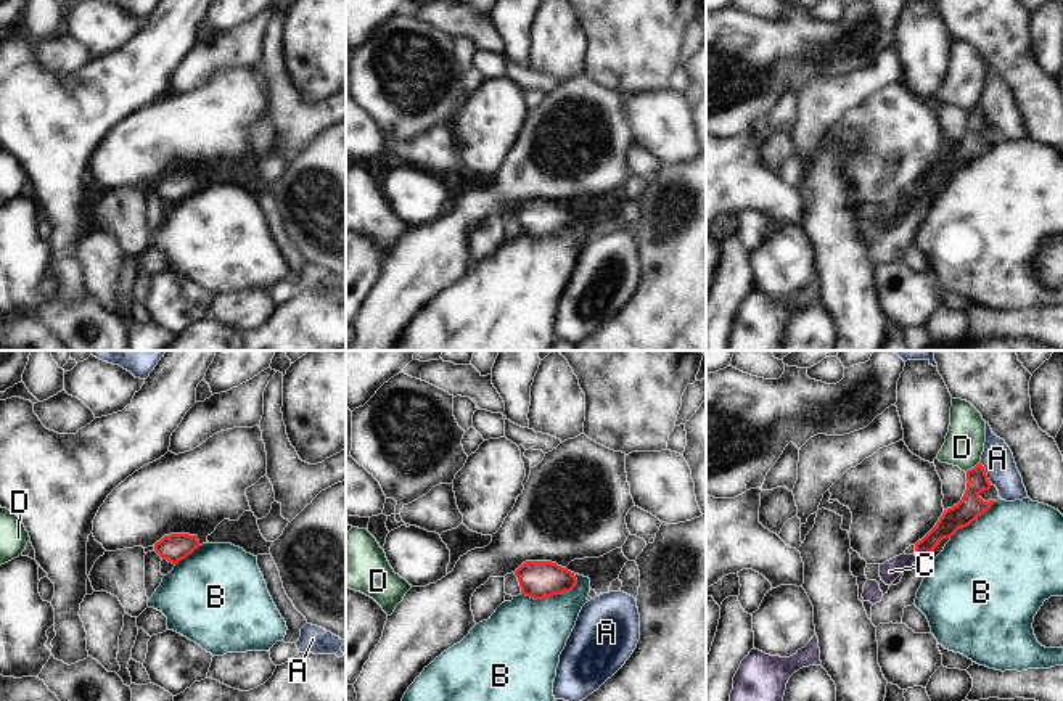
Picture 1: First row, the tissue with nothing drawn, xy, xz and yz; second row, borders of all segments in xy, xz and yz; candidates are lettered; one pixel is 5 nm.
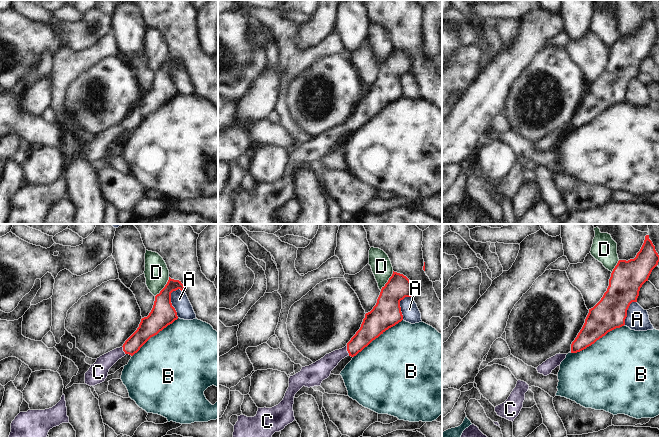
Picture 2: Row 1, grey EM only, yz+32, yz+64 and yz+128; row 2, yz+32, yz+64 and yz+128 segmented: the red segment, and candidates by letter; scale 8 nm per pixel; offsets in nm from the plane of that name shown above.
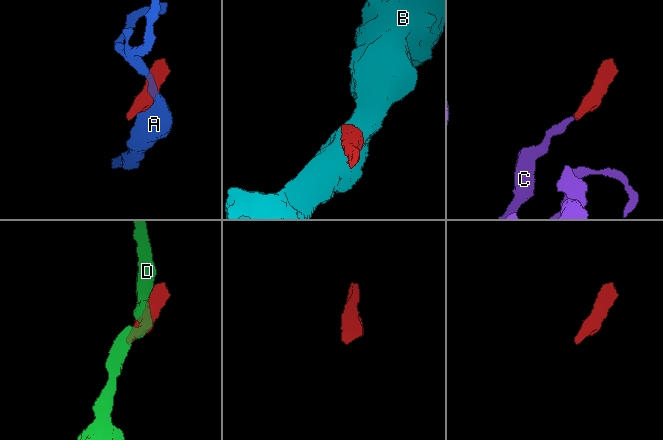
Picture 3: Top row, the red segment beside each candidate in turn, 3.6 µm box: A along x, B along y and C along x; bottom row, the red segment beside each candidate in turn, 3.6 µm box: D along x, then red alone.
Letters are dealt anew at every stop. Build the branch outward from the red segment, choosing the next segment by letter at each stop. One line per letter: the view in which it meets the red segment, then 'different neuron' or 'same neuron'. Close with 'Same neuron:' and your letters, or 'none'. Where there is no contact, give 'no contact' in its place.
A: meets red in yz; different neuron
B: meets red in xz; different neuron
C: meets red in yz; same neuron
D: meets red in yz; different neuron
Same neuron: C

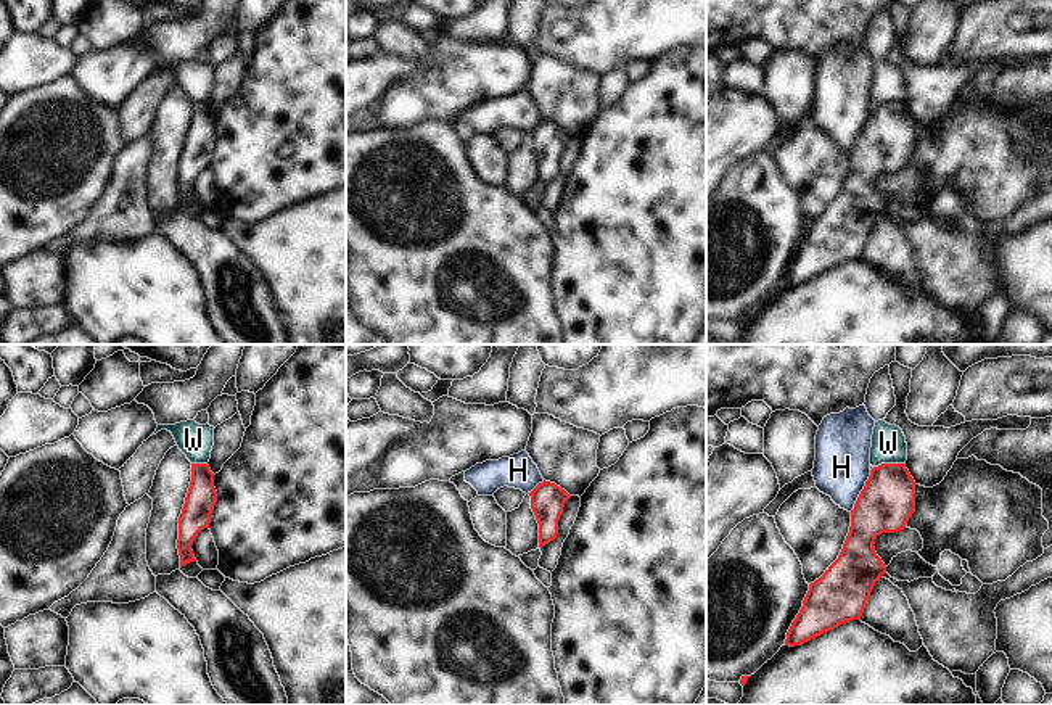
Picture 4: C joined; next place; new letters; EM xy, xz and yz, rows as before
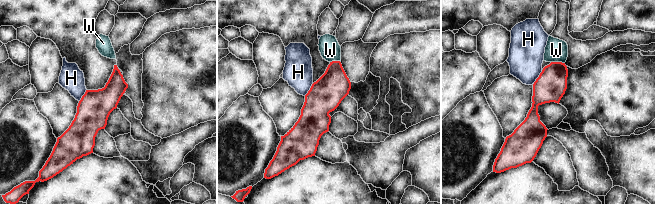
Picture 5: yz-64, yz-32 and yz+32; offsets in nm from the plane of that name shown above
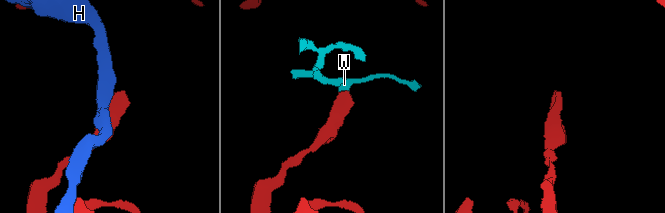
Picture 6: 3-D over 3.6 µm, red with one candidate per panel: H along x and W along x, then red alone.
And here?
H: meets red in yz; different neuron
W: meets red in yz; different neuron
Same neuron: none

